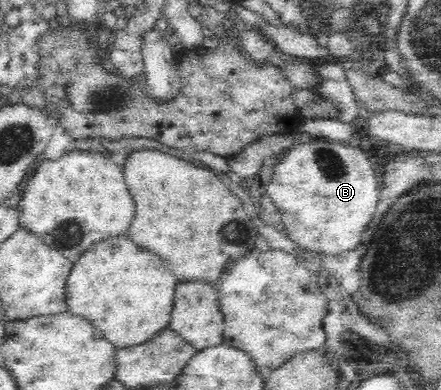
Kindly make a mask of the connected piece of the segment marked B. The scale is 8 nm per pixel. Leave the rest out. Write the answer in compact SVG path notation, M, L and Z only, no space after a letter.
M325 139L303 144L296 142L280 156L279 163L273 165L270 179L266 194L283 213L288 236L305 249L317 249L319 254L339 255L355 249L377 211L379 181L369 159L356 142L329 142Z

